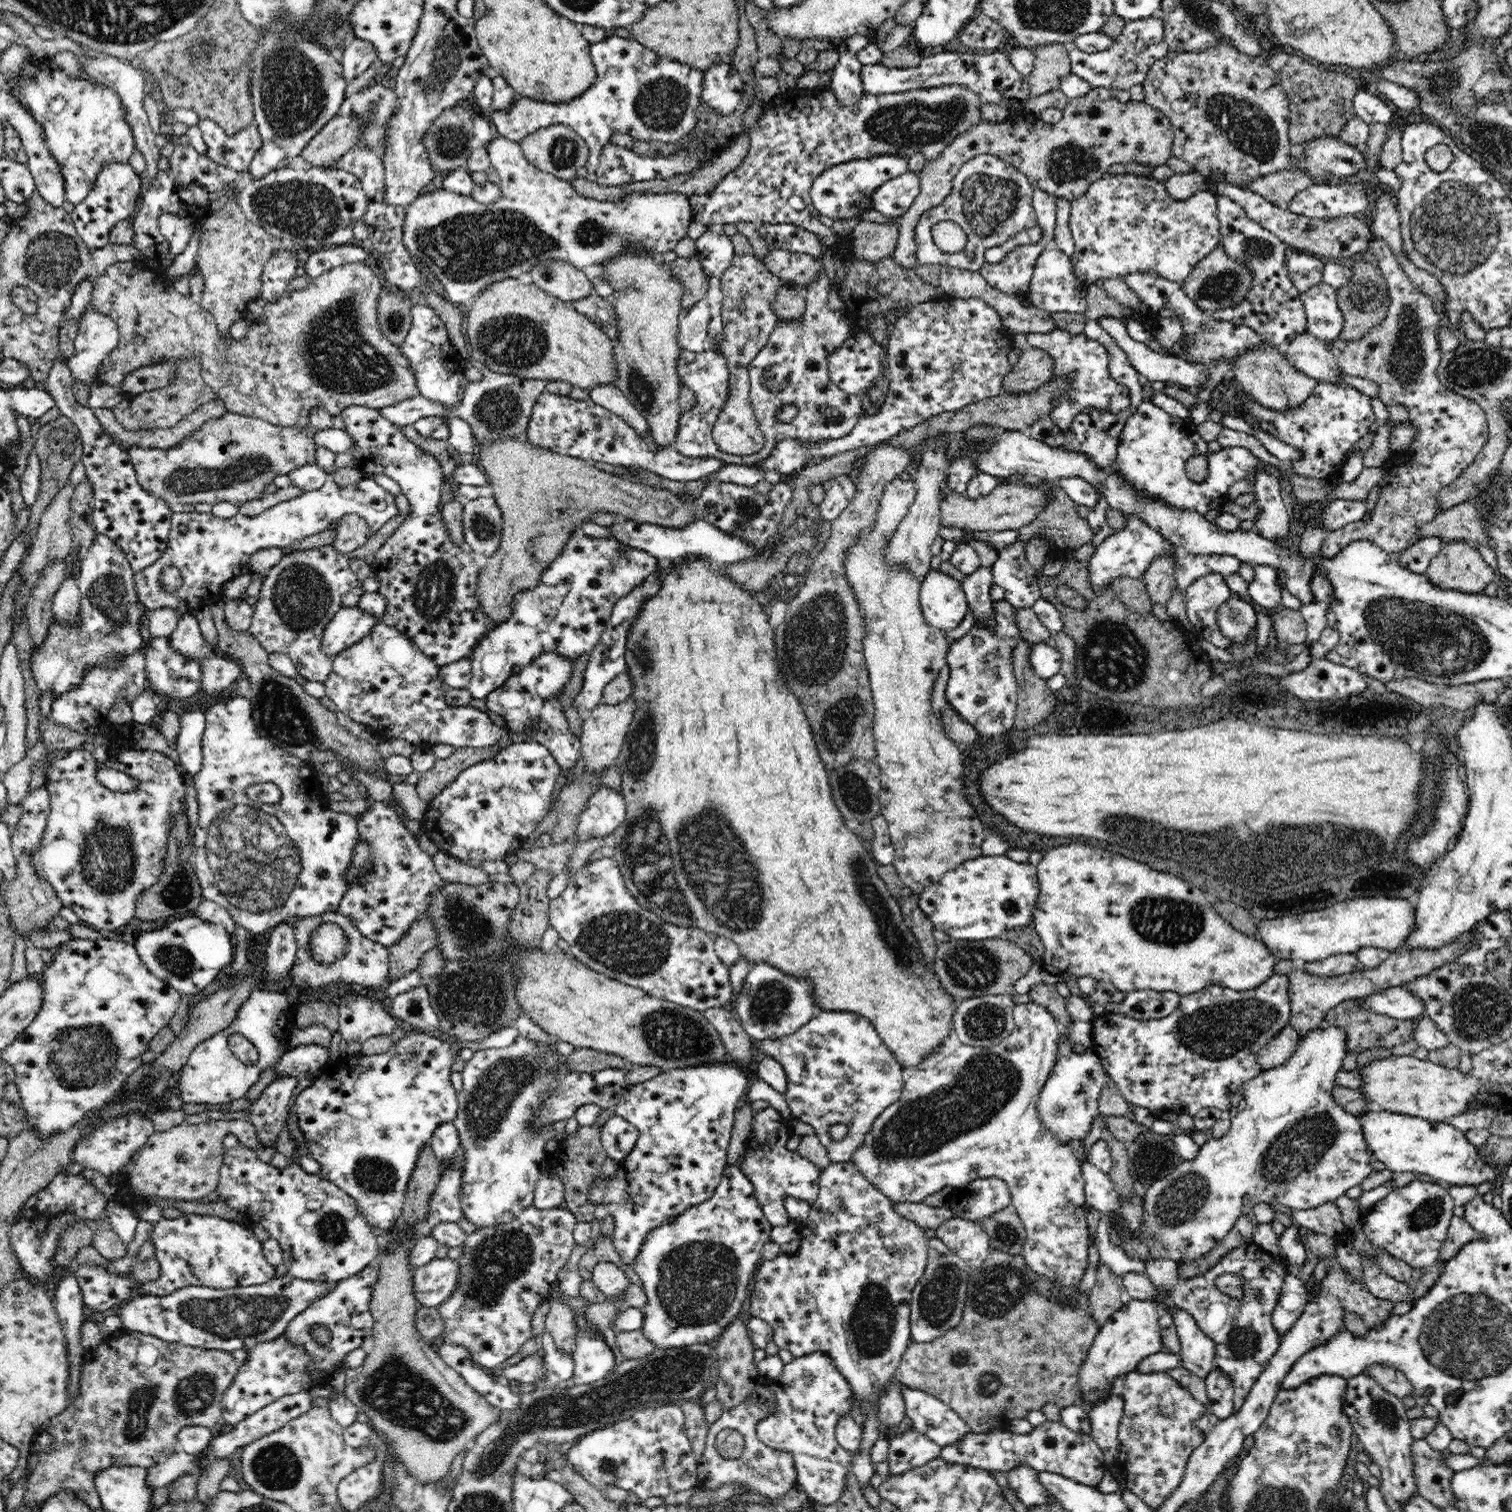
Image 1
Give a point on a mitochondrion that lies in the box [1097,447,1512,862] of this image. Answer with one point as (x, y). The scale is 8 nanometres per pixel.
(1435, 640)

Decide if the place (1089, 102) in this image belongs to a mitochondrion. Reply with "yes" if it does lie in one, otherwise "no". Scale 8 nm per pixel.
no

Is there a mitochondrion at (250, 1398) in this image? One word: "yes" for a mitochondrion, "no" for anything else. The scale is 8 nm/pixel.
no

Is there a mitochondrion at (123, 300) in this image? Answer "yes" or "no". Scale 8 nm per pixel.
no

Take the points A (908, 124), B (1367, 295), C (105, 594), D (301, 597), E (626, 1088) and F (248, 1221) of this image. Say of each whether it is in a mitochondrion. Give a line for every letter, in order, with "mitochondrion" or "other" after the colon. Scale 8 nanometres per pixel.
A: mitochondrion
B: mitochondrion
C: mitochondrion
D: mitochondrion
E: other
F: other

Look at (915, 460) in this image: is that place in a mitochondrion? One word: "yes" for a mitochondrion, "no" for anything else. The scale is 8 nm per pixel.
no

